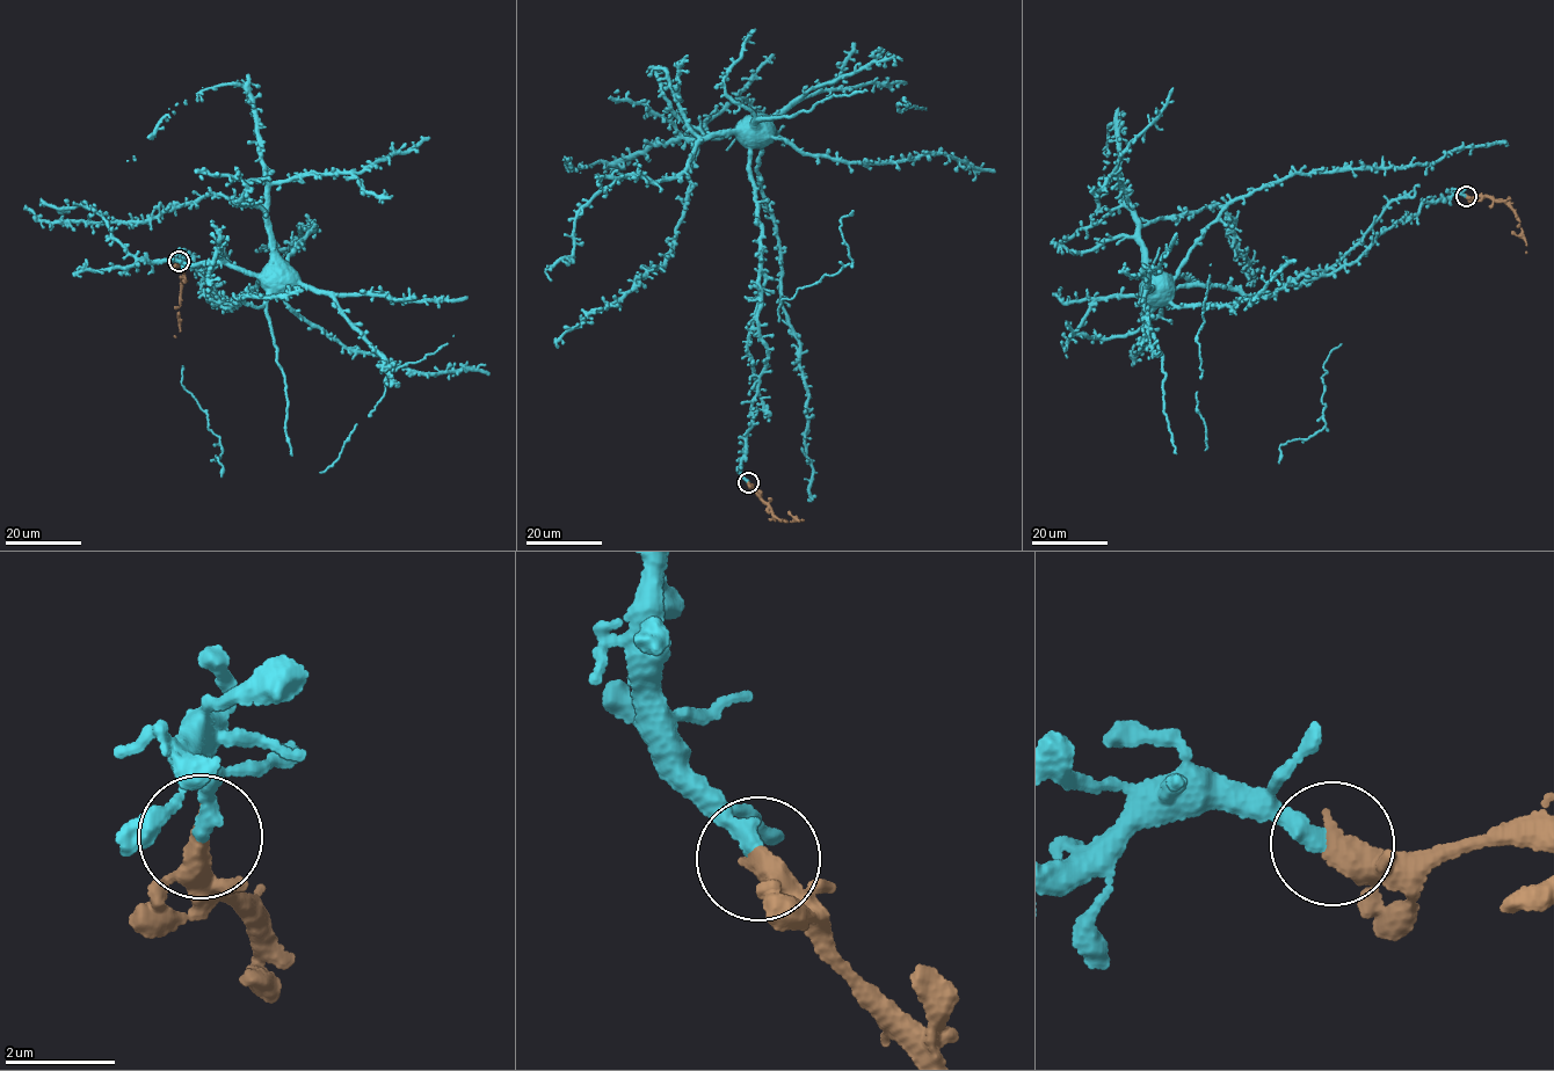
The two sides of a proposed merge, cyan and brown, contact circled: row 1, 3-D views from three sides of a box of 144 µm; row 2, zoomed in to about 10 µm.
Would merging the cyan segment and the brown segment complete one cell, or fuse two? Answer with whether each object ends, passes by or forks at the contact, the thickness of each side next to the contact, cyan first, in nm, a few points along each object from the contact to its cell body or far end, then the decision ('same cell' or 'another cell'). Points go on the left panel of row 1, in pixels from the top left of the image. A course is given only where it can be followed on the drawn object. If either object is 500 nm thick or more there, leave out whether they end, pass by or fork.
cyan ends there; brown passes by; 320 nm thick on the cyan side, 360 nm on the other; cyan runs (179, 261), (179, 254), (193, 256), (213, 289), (208, 301), (226, 306), (242, 300), (274, 266), (275, 272); brown runs (179, 261), (183, 277), (180, 305), (176, 308), (180, 330), (174, 336); same cell

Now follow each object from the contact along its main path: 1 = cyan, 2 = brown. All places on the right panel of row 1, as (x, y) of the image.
1: (1466, 196), (1427, 201), (1355, 261), (1268, 294), (1208, 283), (1173, 289), (1154, 277), (1153, 285)
2: (1466, 196), (1489, 196), (1504, 202), (1519, 221), (1526, 253)

